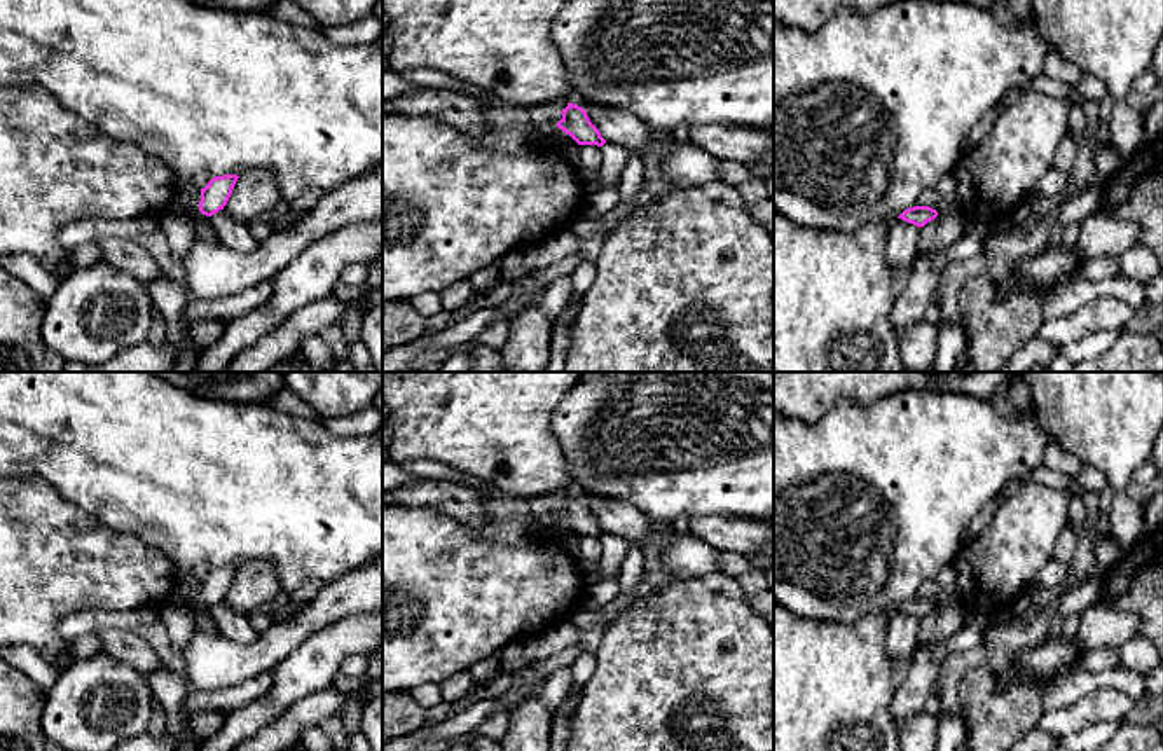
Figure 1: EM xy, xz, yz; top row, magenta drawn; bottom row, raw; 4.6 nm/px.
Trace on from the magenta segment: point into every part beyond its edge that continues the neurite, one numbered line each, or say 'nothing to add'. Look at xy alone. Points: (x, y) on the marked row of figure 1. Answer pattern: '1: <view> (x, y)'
nothing to add

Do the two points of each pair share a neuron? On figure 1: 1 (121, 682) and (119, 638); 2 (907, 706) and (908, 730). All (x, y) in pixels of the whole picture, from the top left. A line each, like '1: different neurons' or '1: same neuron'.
1: different neurons
2: different neurons

